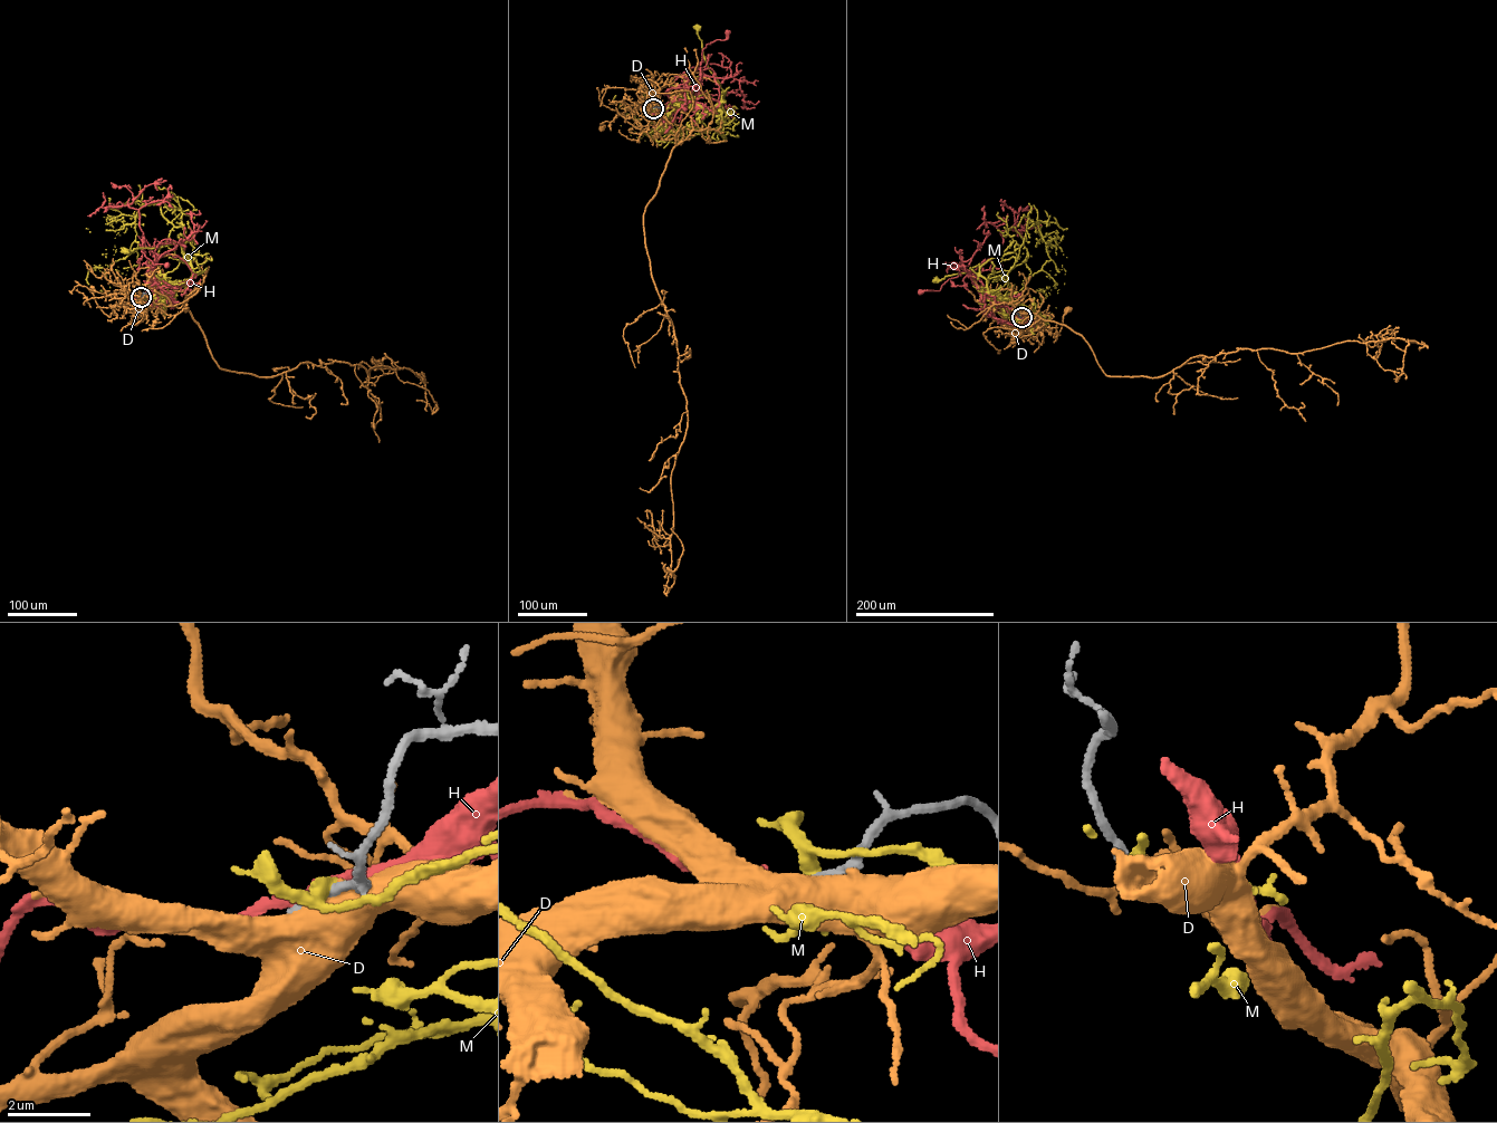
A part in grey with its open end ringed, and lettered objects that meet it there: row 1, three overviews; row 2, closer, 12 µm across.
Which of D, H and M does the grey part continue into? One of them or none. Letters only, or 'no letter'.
no letter

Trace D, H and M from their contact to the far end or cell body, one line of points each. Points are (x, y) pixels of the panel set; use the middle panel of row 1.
D: (653, 107), (616, 115), (612, 121), (600, 124), (602, 127)
H: (653, 108), (669, 104), (690, 80), (704, 75), (700, 67), (702, 51), (707, 44), (725, 39), (728, 31)
M: (653, 107), (682, 99), (710, 108), (722, 103), (726, 93), (707, 65), (698, 28)

